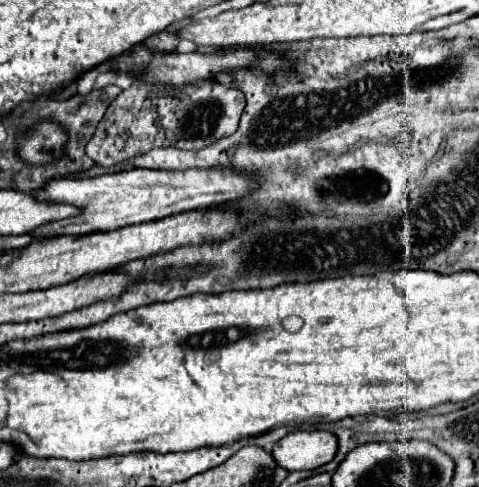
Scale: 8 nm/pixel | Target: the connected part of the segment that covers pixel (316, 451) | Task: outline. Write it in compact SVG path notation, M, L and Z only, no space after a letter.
M292 431L272 449L276 463L288 471L316 469L332 461L334 453L336 437L328 431Z

